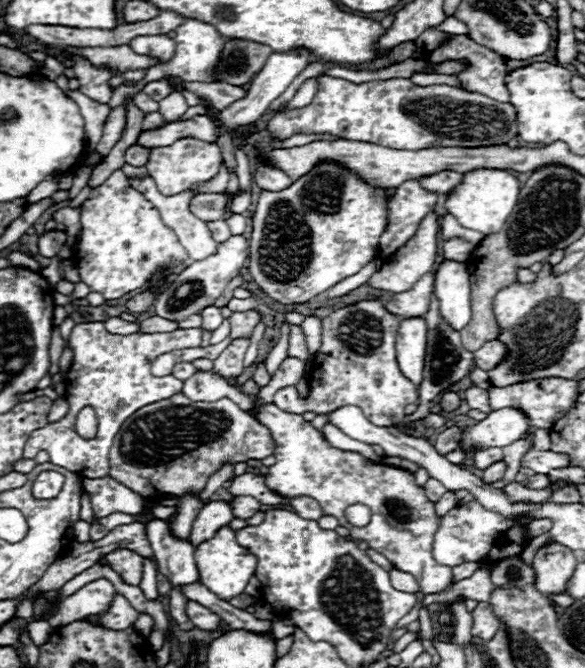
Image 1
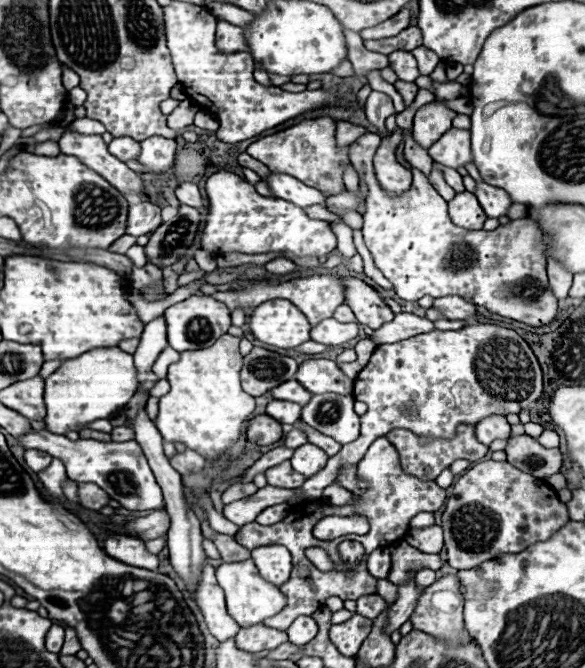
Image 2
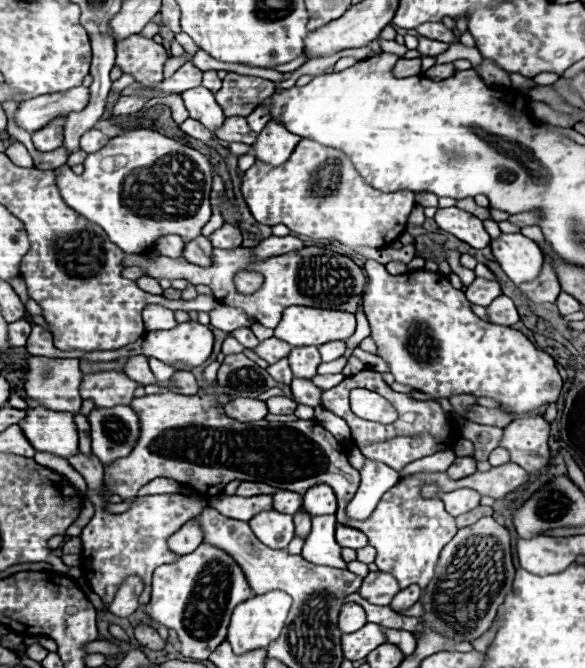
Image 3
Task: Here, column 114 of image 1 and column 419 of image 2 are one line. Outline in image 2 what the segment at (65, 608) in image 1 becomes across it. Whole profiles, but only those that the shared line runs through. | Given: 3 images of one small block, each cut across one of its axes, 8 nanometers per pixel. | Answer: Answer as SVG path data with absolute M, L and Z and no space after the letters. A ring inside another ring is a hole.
M408 582L408 584L400 584L398 586L398 600L388 608L386 616L388 616L388 624L384 626L384 632L386 634L392 634L394 630L398 630L412 614L414 606L416 606L416 598L420 596L420 588L416 588L414 582Z

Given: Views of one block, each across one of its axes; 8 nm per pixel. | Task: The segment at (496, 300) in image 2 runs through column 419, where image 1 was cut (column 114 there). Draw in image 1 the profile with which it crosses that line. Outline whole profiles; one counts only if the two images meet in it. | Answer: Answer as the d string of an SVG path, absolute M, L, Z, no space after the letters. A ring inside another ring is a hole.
M122 170L92 190L80 212L80 244L74 252L74 262L80 272L80 282L88 284L92 292L100 292L106 300L116 300L136 288L142 288L154 268L170 260L184 262L188 256L170 228L164 226L158 210L134 190Z

